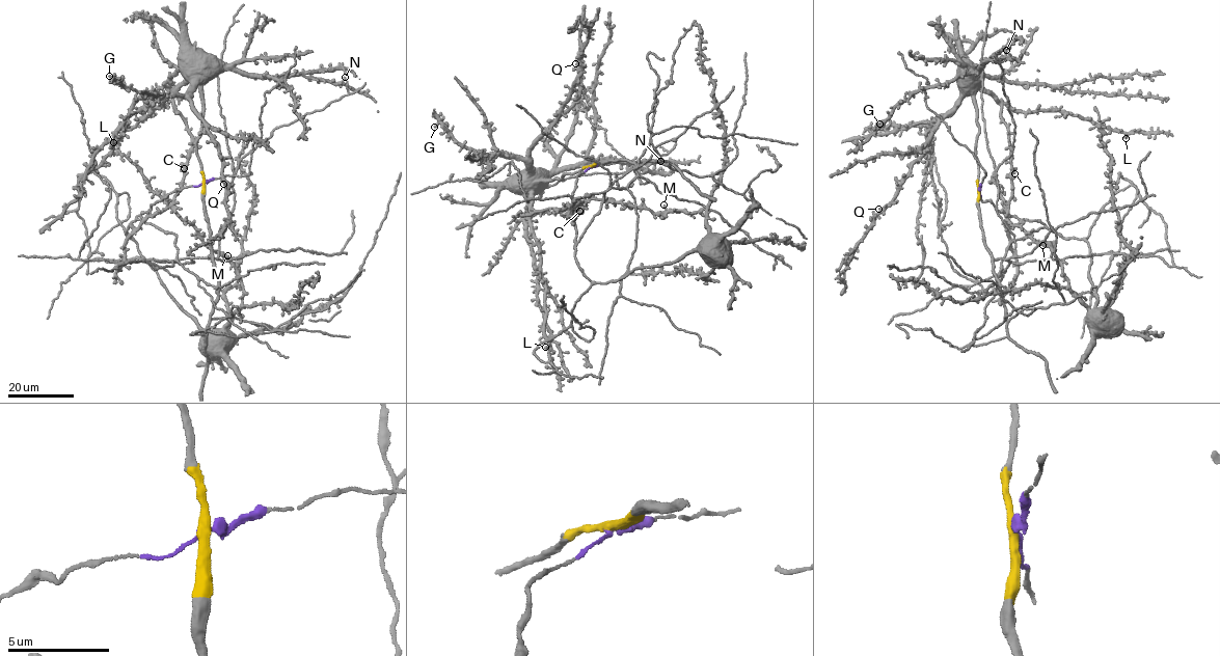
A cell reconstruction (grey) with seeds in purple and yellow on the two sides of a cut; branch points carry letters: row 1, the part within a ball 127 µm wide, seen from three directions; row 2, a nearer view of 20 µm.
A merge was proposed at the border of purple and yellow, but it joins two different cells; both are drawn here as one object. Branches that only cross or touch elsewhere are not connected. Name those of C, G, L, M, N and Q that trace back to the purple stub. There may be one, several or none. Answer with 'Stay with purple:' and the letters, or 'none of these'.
Stay with purple: M

